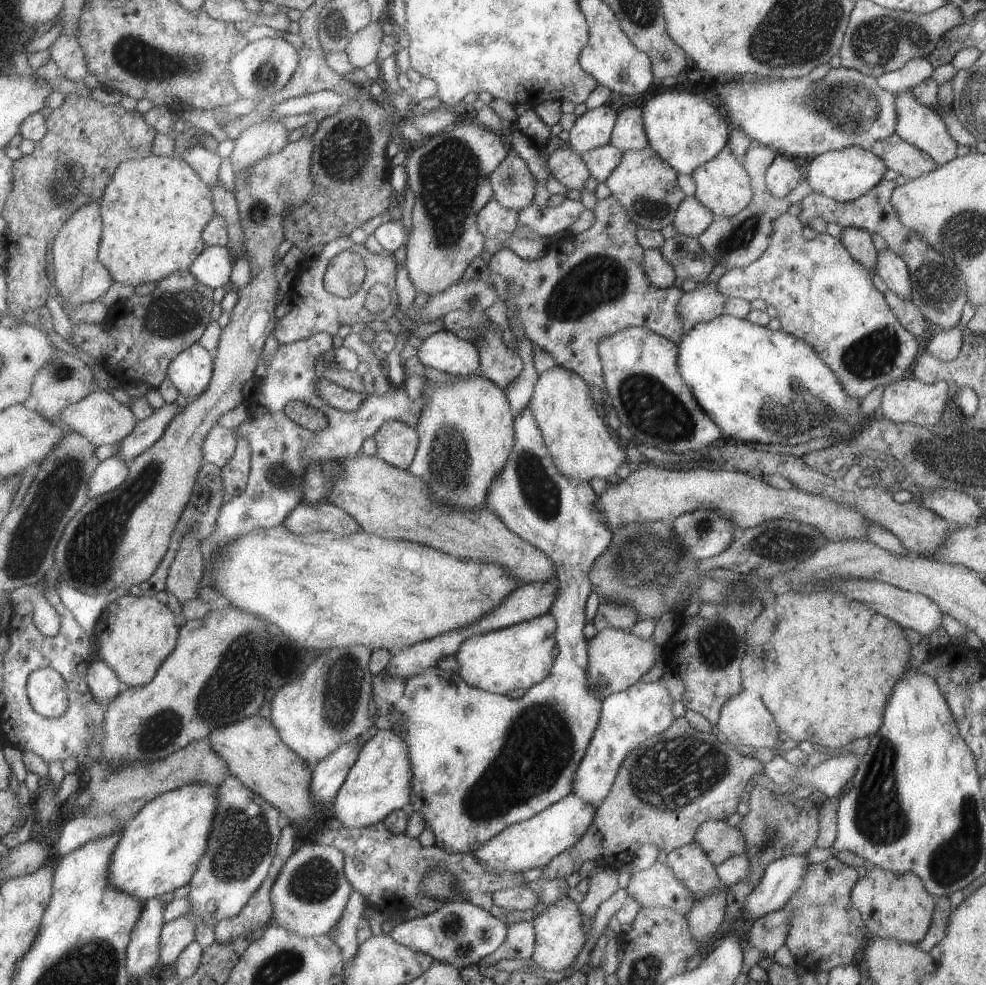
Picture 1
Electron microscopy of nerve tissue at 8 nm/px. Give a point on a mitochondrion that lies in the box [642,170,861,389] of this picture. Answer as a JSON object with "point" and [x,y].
{"point":[743,235]}

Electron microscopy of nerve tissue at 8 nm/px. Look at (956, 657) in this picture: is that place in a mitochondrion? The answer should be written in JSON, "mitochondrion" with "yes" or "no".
{"mitochondrion":"no"}

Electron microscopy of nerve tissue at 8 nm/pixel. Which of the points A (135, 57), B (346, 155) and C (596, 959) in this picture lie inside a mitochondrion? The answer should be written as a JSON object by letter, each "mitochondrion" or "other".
{"A":"mitochondrion","B":"mitochondrion","C":"other"}

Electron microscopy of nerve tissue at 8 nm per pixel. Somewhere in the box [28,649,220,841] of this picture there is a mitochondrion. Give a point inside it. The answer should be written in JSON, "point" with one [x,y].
{"point":[164,727]}

